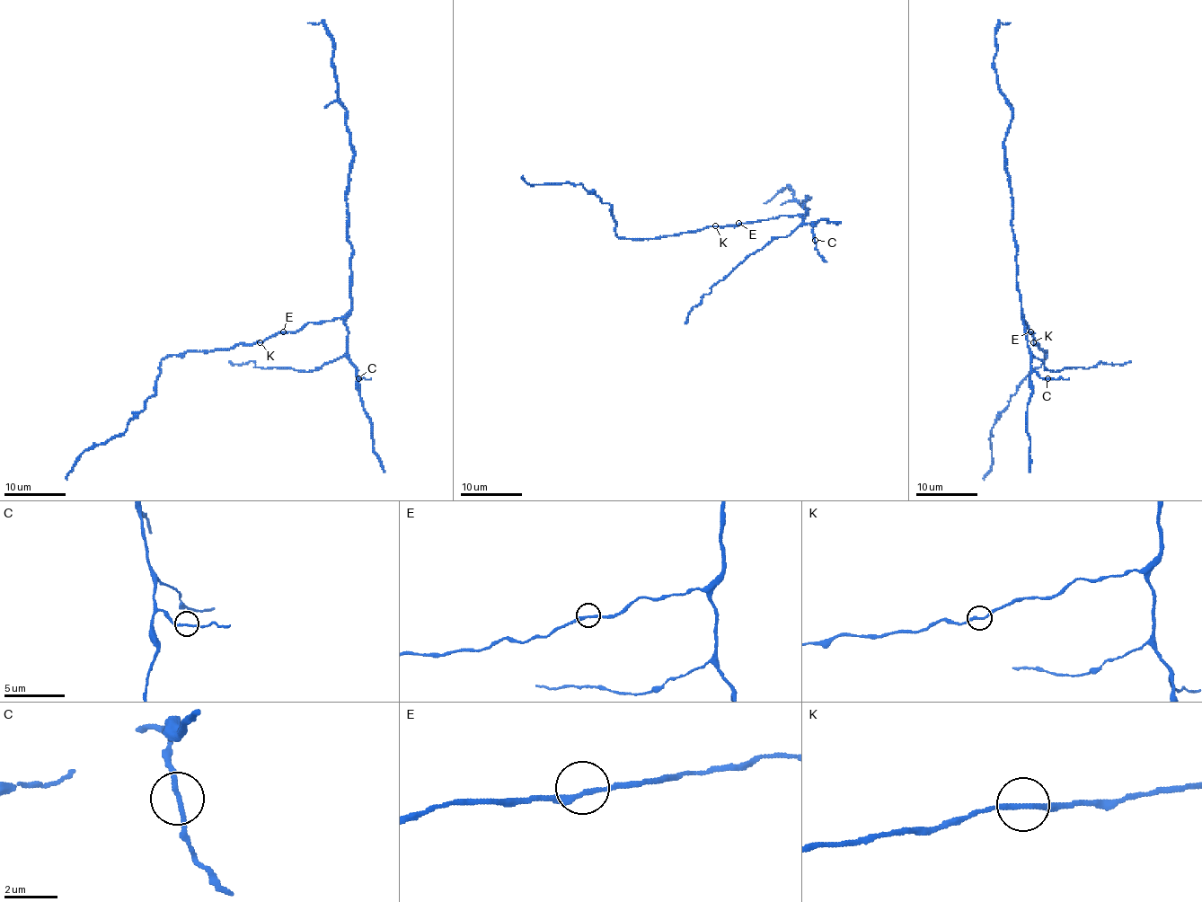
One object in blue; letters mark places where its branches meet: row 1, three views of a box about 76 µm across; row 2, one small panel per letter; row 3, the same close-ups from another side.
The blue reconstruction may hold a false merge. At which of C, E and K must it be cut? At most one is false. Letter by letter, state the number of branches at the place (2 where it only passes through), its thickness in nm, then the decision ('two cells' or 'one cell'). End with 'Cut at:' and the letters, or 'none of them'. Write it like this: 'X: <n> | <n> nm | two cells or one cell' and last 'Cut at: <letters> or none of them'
C: 2 | 170 nm | one cell
E: 2 | 180 nm | one cell
K: 2 | 180 nm | one cell
Cut at: none of them

